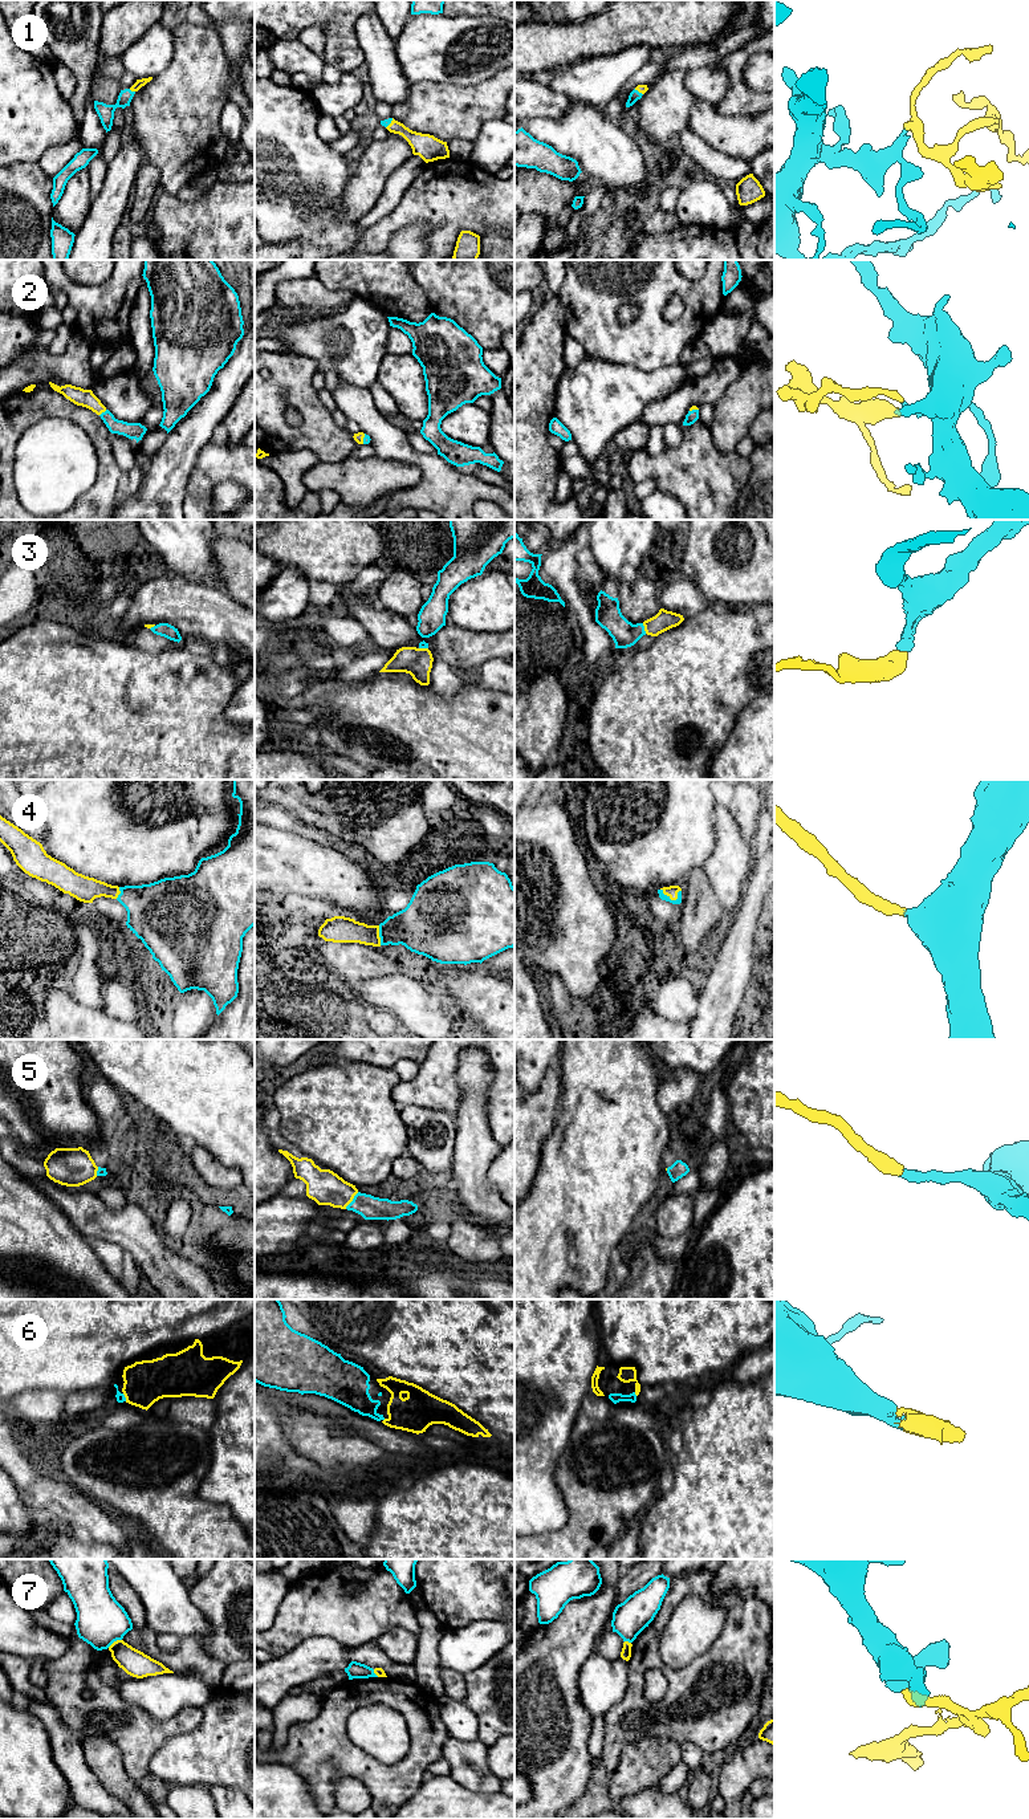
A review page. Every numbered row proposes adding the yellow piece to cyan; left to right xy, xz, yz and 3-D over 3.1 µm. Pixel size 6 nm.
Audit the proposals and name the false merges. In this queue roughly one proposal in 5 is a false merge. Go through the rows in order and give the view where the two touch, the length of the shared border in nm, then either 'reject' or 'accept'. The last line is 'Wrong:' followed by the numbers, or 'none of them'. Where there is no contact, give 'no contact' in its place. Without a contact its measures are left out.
1: contact in xy; length 40 nm; accept
2: contact in xy; length 60 nm; accept
3: contact in yz; length 70 nm; accept
4: contact in yz; length 130 nm; accept
5: contact in xz; length 130 nm; accept
6: contact in yz; length 30 nm; accept
7: contact in xy; length 100 nm; reject
Wrong: 7

